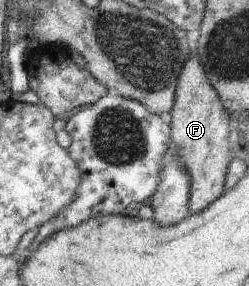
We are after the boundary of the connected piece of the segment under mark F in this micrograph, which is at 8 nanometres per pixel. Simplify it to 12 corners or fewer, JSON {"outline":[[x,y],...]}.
{"outline":[[193,46],[170,110],[170,149],[195,214],[225,193],[229,113]]}

